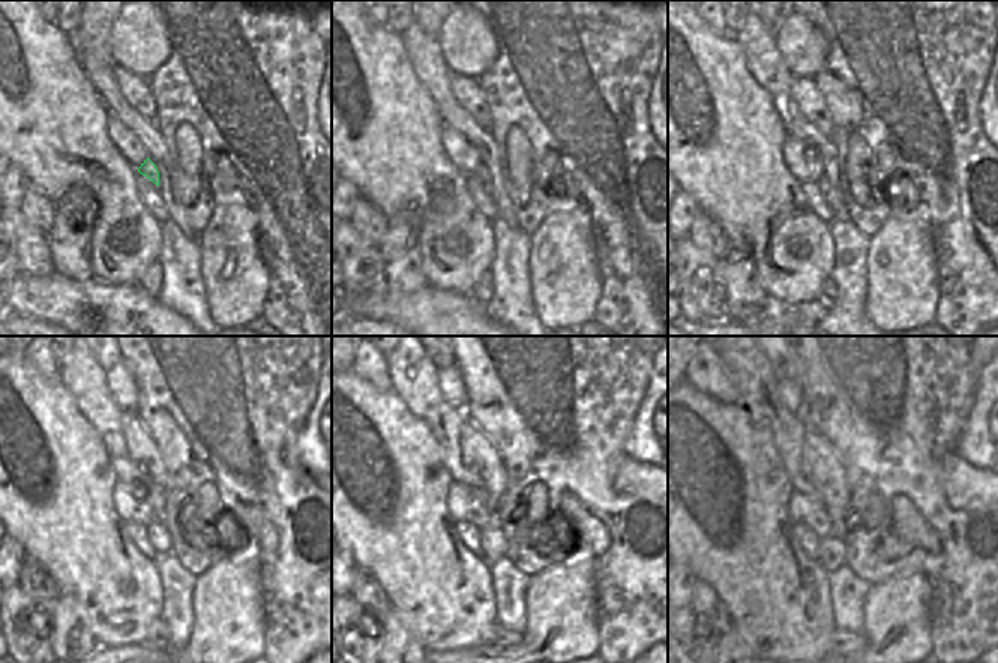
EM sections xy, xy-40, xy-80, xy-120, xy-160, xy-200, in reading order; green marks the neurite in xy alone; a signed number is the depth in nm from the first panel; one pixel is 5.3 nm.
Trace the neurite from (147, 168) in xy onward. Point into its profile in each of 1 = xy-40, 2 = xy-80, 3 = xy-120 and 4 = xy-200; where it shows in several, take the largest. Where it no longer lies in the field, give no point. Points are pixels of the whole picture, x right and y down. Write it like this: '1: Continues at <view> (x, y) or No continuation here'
1: Continues at xy-40 (483, 171)
2: Continues at xy-80 (832, 195)
3: Continues at xy-120 (156, 531)
4: Continues at xy-200 (830, 552).

